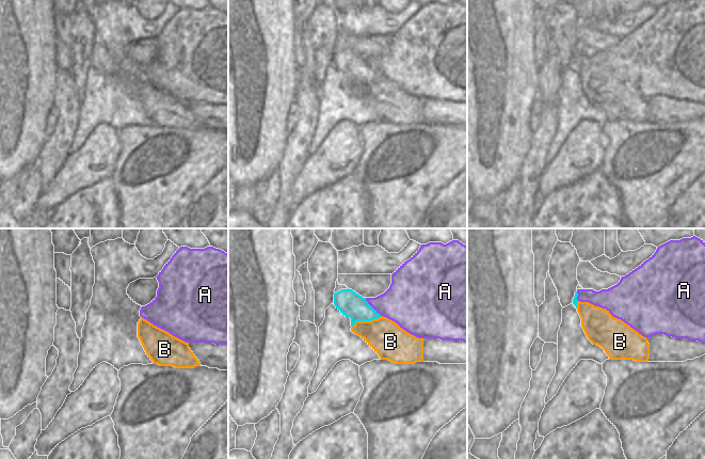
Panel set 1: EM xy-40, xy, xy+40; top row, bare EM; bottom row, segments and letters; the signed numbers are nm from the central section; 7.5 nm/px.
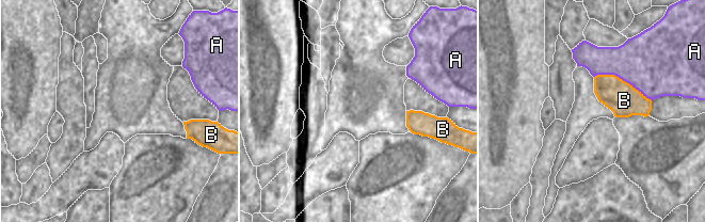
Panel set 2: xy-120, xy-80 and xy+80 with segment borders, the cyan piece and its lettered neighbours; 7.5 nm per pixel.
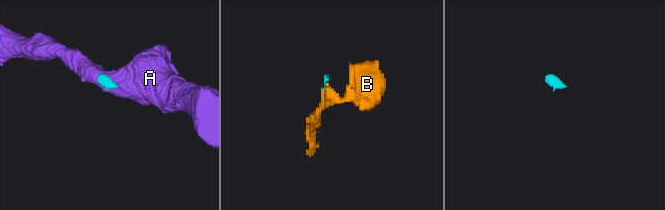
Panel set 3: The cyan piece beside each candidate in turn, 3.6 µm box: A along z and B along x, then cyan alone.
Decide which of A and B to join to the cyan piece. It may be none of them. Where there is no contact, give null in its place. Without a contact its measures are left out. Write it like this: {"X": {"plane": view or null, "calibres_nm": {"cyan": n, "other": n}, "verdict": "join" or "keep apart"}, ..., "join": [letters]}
{"A": {"plane": "xy", "calibres_nm": {"cyan": 190, "other": 320}, "verdict": "keep apart"}, "B": {"plane": "xy", "calibres_nm": {"cyan": 190, "other": 260}, "verdict": "join"}, "join": ["B"]}

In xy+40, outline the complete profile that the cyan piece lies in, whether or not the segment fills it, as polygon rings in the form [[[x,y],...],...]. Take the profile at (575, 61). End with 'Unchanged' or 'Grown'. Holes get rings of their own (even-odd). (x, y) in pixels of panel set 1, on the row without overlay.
[[[576,52],[573,65],[581,79],[581,88],[588,100],[602,108],[609,121],[648,122],[650,105],[646,98],[621,80],[614,79],[606,69],[580,63],[577,58]]]. Grown

